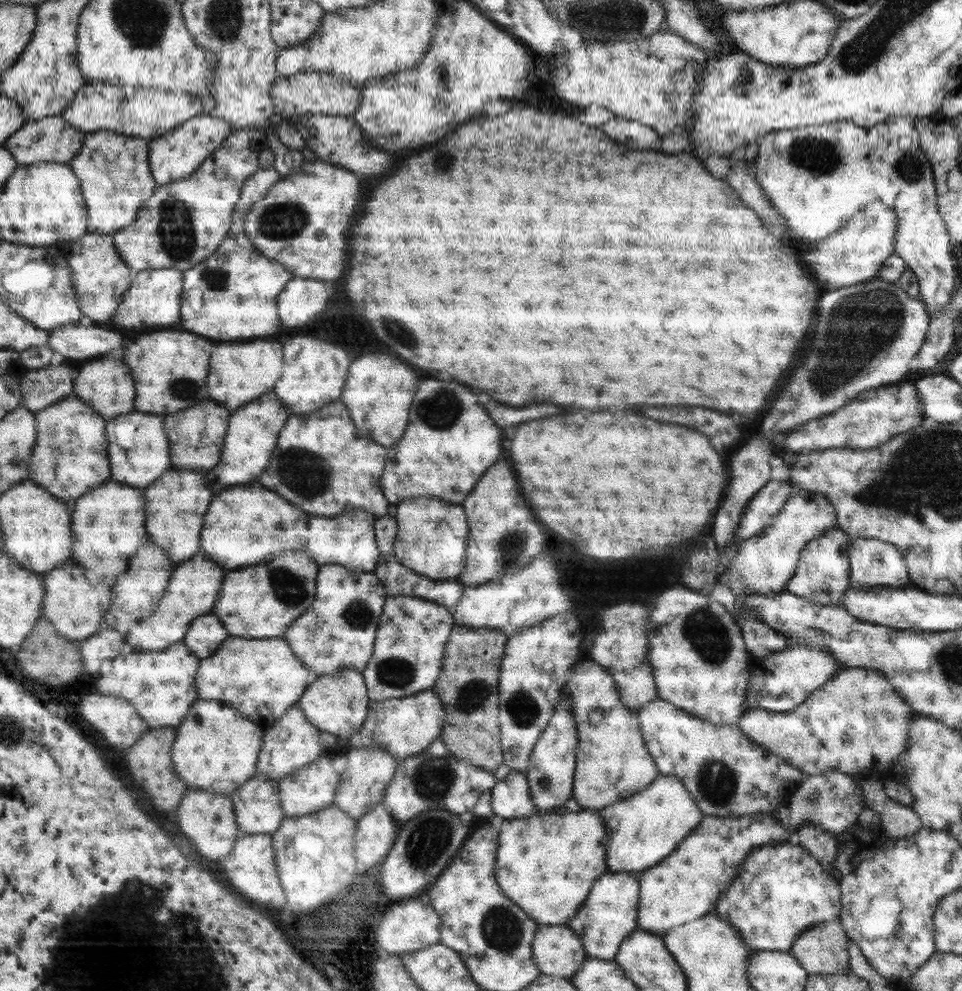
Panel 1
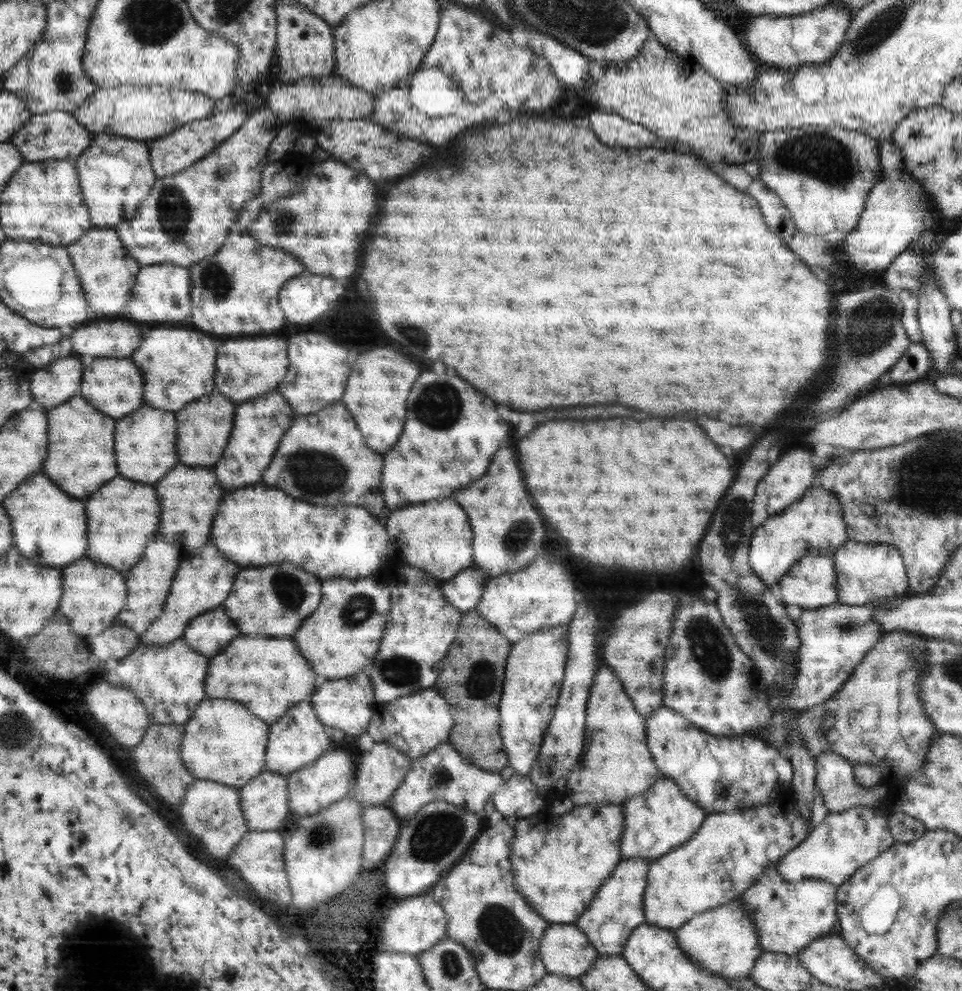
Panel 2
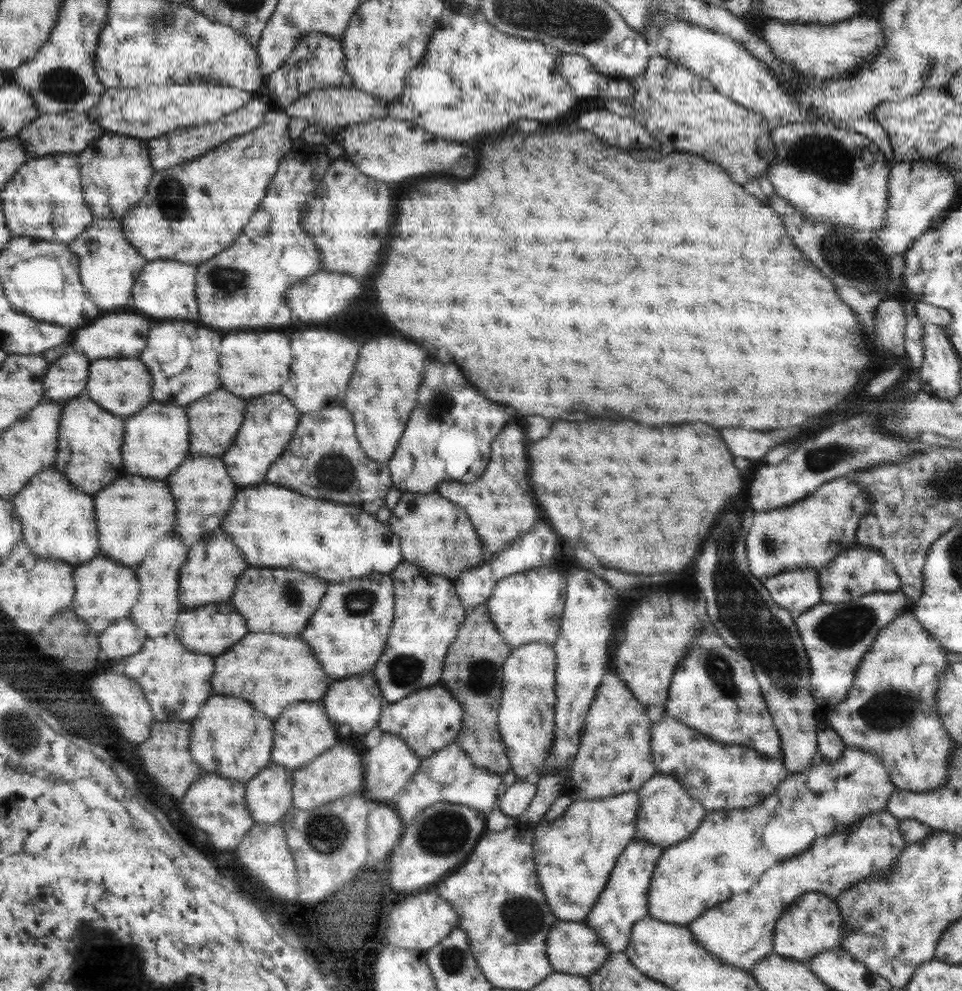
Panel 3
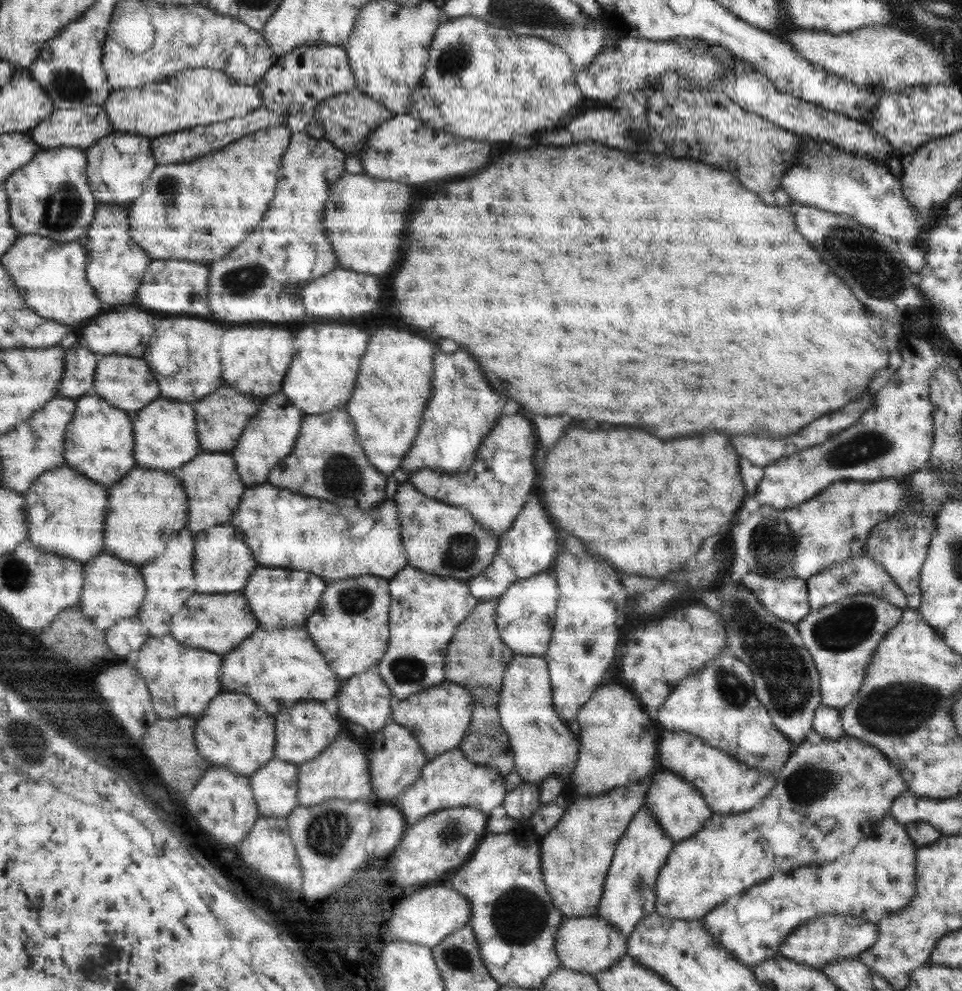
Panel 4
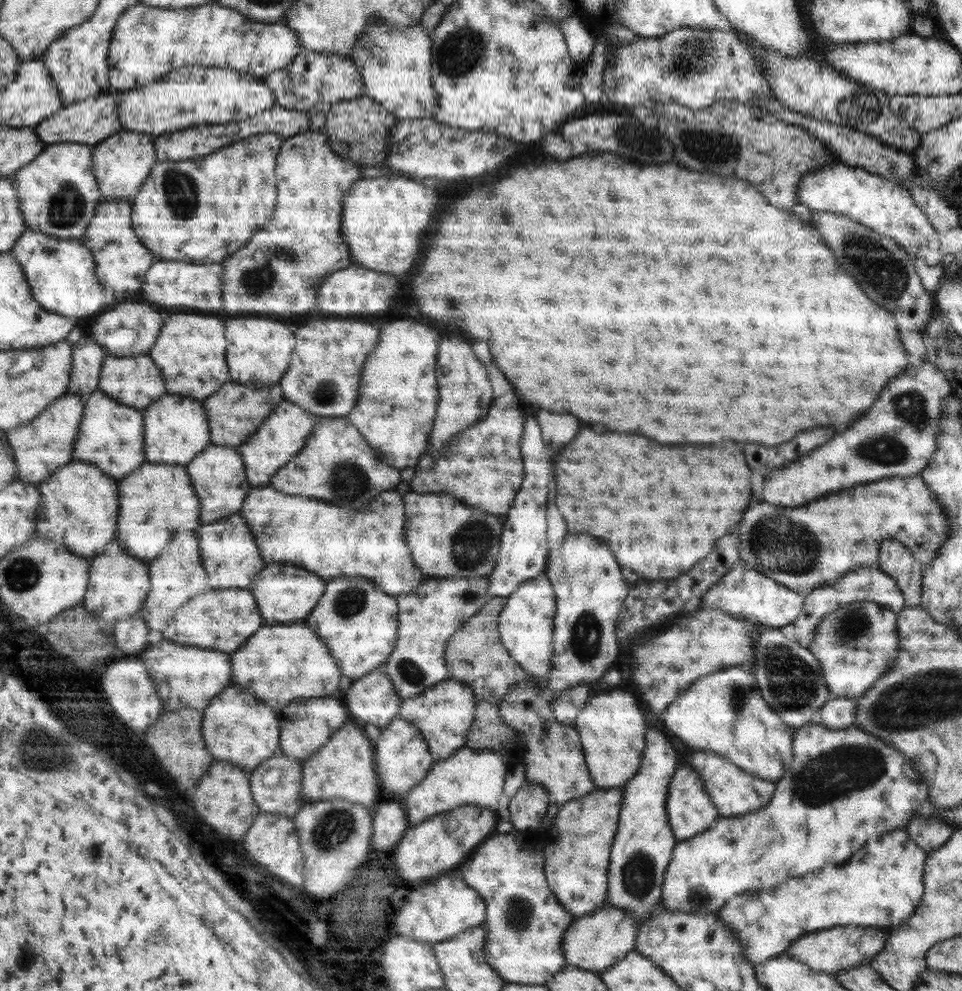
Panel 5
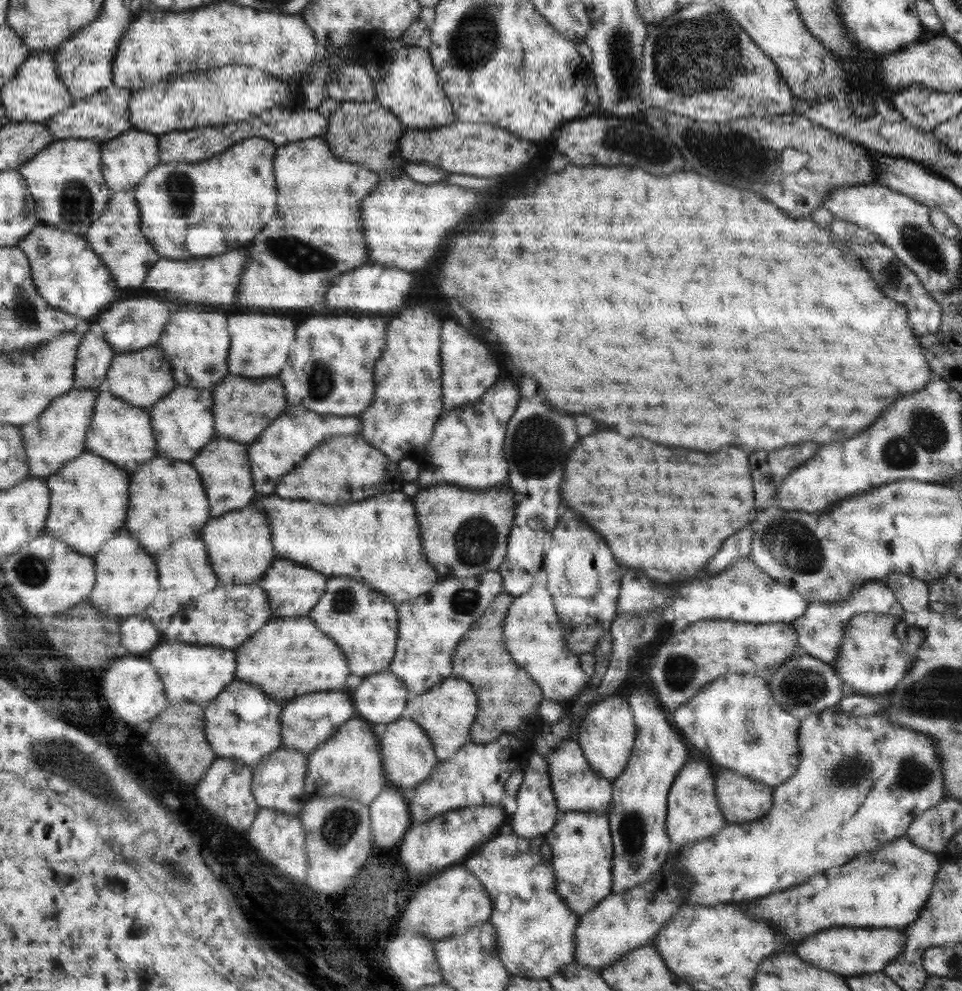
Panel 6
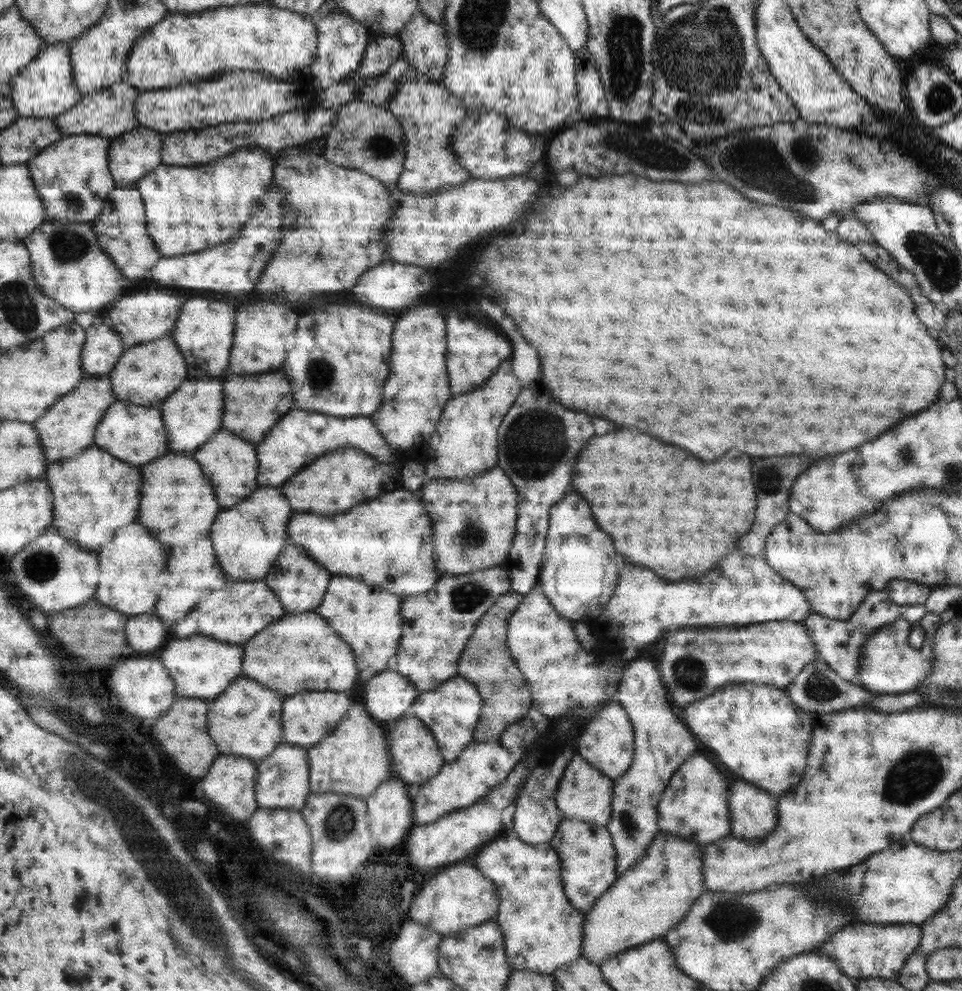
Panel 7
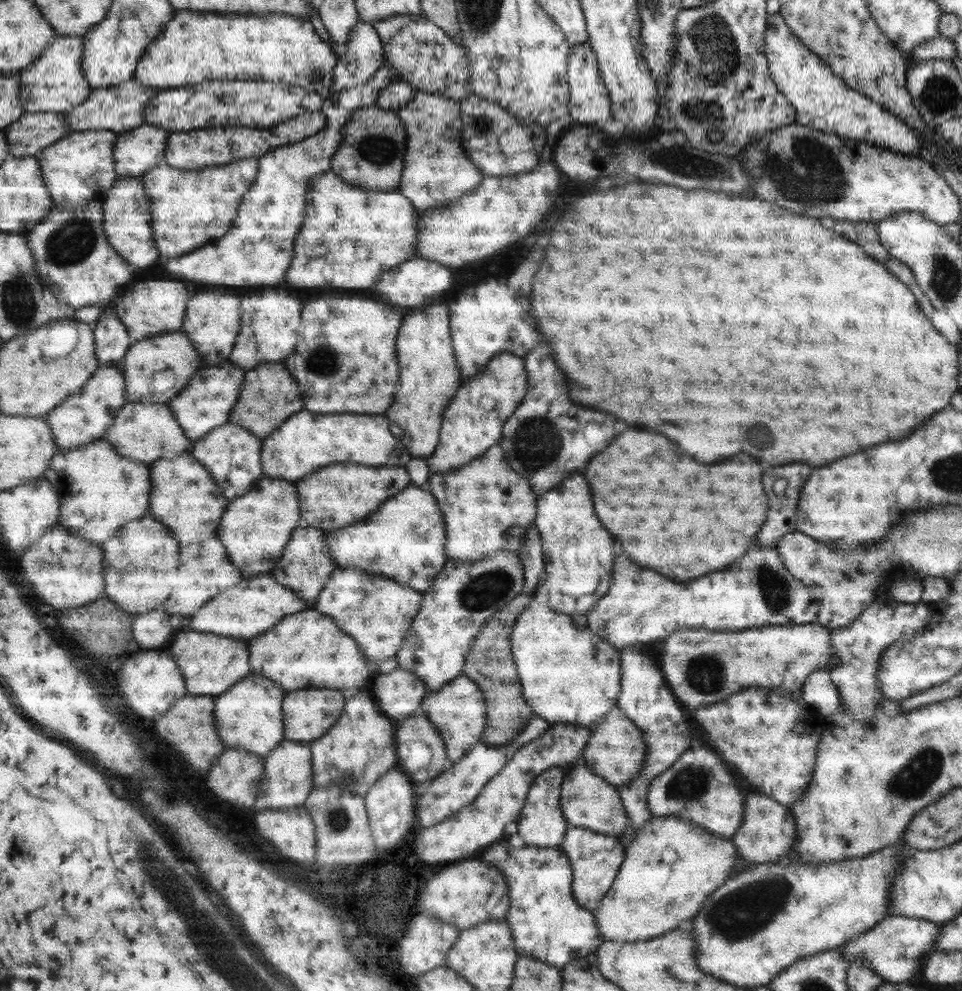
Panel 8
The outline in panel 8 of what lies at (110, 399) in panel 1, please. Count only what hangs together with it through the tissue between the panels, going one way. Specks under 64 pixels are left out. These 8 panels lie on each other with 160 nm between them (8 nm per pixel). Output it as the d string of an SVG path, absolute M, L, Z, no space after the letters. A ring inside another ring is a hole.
M181 330L157 333L144 339L131 342L120 363L123 374L126 402L166 404L186 384L199 369L200 359L191 346L189 337ZM155 372L171 372L173 382L165 392L153 392L149 386L153 384Z

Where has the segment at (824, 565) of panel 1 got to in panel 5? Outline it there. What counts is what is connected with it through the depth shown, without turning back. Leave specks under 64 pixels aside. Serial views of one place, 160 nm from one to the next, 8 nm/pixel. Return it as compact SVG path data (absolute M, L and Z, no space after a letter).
M739 560L721 576L717 584L713 584L702 594L699 606L717 608L729 614L731 618L741 618L741 621L752 621L757 625L778 628L793 623L801 612L803 599L800 594L759 574L756 570L747 568Z

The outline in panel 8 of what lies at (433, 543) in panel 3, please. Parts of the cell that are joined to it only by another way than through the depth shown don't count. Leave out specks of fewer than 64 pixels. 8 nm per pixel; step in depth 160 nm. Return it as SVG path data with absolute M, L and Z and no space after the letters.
M499 441L467 464L446 473L430 473L425 488L437 501L444 518L444 550L447 559L472 563L496 550L518 550L523 546L524 534L536 515L536 496L531 485L506 463Z

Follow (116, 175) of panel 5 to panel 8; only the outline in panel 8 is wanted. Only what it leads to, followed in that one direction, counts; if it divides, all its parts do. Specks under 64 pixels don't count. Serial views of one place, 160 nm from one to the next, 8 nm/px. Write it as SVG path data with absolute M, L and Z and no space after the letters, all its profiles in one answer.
M143 123L115 136L113 166L119 177L138 177L164 160L166 130Z

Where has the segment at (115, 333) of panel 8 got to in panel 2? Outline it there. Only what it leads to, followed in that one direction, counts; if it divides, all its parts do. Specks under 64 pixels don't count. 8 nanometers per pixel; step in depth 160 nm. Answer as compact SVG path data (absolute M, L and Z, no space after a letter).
M74 355L45 363L30 376L29 392L33 402L45 410L57 407L78 394L81 374L80 360Z

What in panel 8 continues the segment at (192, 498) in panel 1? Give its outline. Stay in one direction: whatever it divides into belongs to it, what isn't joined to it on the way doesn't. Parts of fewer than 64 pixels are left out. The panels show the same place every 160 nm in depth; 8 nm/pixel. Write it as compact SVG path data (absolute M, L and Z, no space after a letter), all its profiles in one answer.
M227 422L212 428L199 440L192 443L189 446L189 453L213 476L217 488L221 490L221 494L229 502L232 498L242 495L251 486L249 482L263 476L260 463L261 441L262 439L253 436L248 430Z

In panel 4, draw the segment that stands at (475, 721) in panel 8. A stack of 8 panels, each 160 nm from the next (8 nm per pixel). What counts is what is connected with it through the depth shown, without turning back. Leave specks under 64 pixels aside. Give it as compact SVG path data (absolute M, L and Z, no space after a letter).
M441 681L418 694L409 695L403 700L392 697L390 722L400 724L413 735L427 761L457 748L465 728L471 720L471 698L463 687L449 681Z

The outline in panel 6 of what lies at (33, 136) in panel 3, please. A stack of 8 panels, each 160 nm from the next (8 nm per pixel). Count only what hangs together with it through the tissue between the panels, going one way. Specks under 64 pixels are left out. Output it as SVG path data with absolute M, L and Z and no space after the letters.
M113 84L97 90L86 99L74 100L64 111L50 116L43 123L53 140L81 139L103 144L123 131L131 129L128 121L128 100L130 89L119 88Z

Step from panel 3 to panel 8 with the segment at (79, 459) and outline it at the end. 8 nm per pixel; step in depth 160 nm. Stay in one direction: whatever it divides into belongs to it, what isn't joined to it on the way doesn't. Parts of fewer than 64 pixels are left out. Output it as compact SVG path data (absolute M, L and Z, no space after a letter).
M126 402L113 417L103 438L112 444L117 454L146 464L172 459L188 452L191 445L167 405L158 403Z

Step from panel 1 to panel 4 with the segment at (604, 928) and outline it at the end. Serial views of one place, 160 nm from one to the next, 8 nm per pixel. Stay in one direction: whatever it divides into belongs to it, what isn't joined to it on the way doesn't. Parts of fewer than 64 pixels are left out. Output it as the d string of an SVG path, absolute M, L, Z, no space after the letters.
M643 804L637 809L617 842L605 875L597 916L608 920L625 938L640 918L654 911L655 881L672 844Z

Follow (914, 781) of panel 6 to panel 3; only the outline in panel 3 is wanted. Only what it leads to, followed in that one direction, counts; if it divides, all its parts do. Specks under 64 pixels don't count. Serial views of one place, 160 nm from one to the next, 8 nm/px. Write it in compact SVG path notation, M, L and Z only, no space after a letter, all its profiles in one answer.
M845 747L833 762L817 757L809 768L789 773L777 785L771 799L747 808L706 811L691 836L662 849L653 869L648 895L648 915L662 923L686 926L704 910L737 894L745 893L763 872L776 863L795 857L811 847L818 837L843 833L857 820L885 810L887 799L896 795L880 759L868 752Z

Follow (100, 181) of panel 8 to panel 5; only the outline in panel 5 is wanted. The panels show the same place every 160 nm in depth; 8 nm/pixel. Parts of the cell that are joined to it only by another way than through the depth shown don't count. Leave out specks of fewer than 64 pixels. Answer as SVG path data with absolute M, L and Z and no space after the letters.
M81 143L44 145L31 162L11 175L26 228L60 239L79 239L85 232L89 219L102 200L93 176L91 149Z

